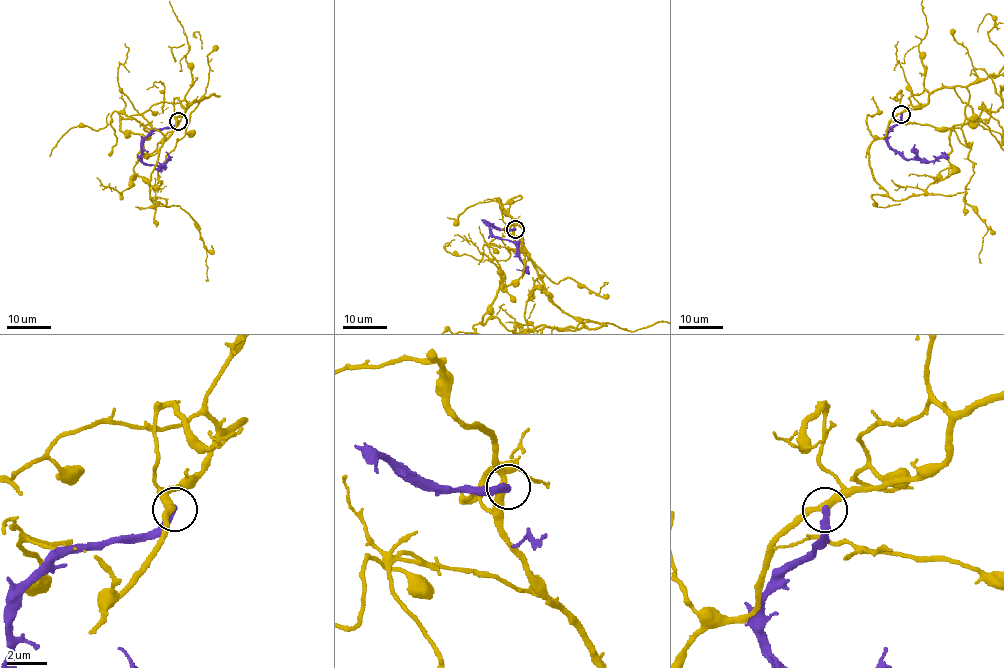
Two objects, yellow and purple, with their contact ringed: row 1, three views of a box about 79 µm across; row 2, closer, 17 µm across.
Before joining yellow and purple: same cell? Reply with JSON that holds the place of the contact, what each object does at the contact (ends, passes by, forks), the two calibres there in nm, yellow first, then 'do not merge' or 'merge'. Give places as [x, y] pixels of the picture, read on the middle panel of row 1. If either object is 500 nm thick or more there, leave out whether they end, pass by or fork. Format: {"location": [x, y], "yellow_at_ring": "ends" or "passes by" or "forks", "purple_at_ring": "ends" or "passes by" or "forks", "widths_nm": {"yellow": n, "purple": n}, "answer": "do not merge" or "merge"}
{"location": [515, 229], "yellow_at_ring": "passes by", "purple_at_ring": "ends", "widths_nm": {"yellow": 340, "purple": 300}, "answer": "do not merge"}

